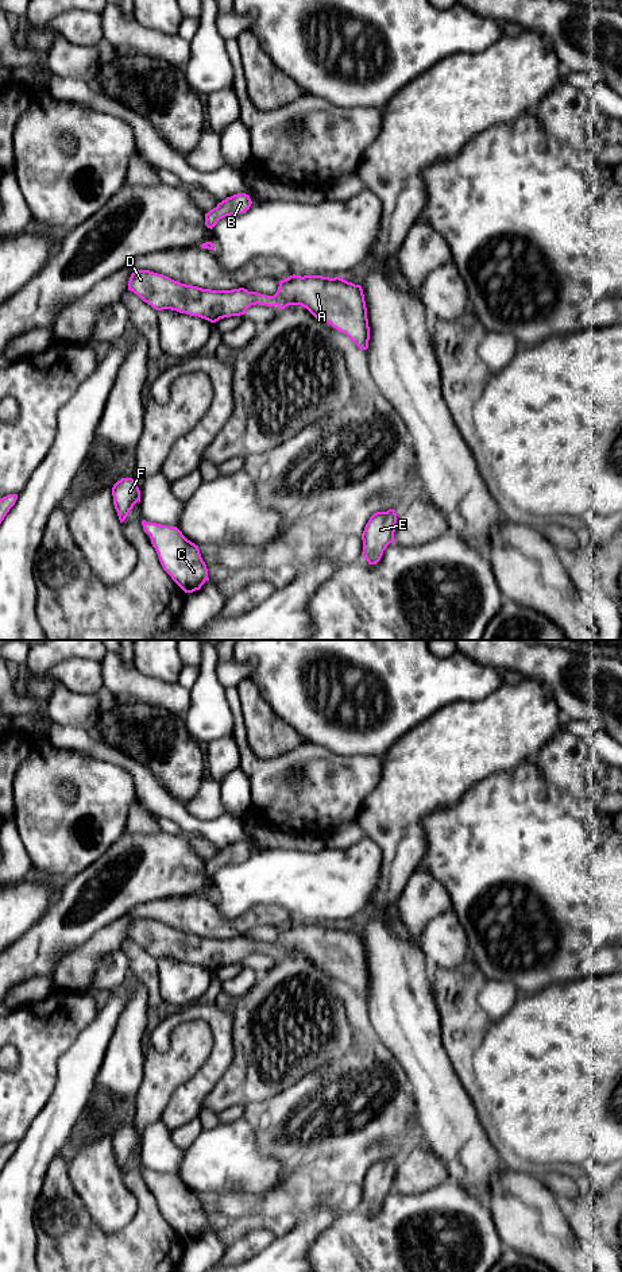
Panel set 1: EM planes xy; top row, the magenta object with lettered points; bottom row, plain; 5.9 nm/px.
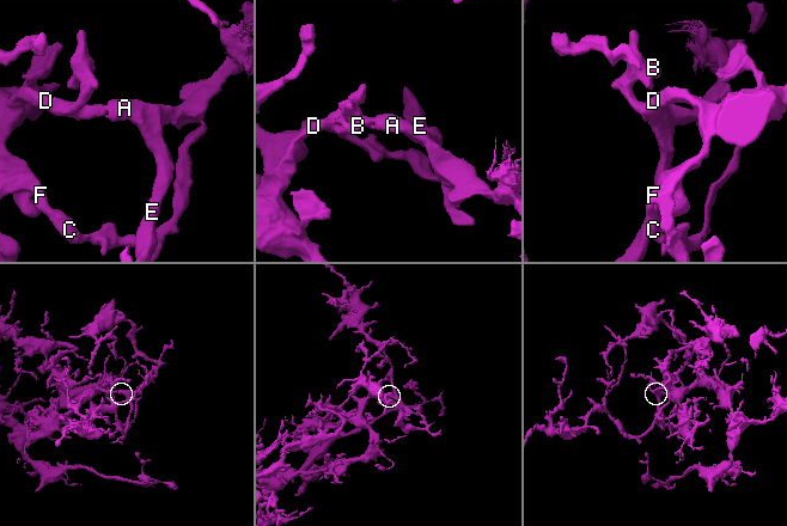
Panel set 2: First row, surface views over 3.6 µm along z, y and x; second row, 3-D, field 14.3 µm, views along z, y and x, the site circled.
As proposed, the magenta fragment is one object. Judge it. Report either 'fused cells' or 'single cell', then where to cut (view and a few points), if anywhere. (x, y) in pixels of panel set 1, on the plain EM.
single cell | no cut

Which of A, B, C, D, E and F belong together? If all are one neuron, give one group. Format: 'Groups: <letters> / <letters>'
Groups: A B C D E F

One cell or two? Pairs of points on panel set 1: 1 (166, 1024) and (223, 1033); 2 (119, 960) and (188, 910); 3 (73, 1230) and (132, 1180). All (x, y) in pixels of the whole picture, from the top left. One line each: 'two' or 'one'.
1: one
2: two
3: one

